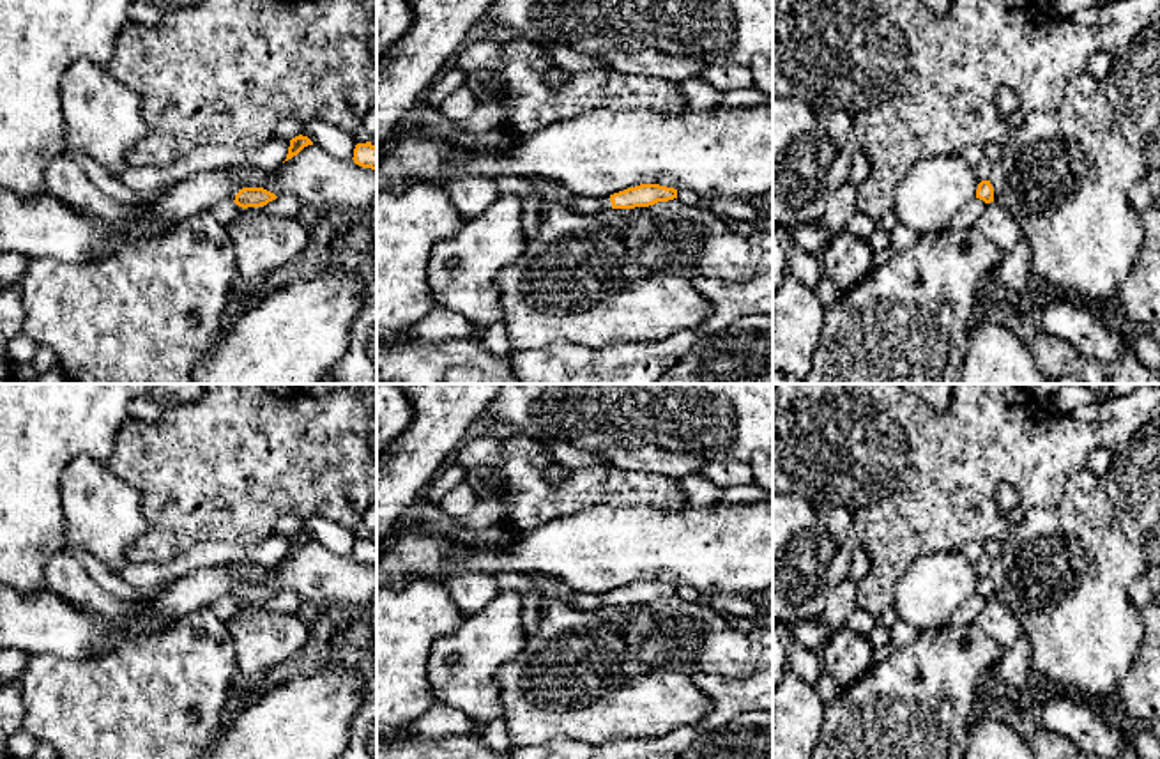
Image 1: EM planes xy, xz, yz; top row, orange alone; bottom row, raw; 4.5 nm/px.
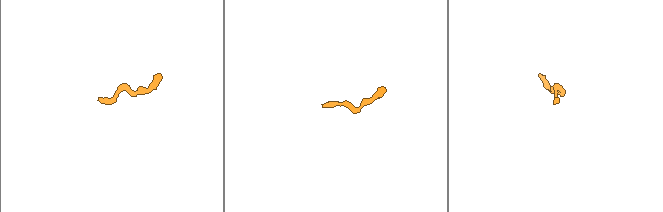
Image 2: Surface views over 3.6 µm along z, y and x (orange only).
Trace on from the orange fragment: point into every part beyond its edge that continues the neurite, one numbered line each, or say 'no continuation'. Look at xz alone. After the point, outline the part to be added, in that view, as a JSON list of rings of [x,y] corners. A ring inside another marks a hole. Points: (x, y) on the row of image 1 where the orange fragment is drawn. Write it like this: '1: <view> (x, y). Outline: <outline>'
1: xz (580, 206). Outline: [[[610,196],[603,198],[576,198],[573,203],[568,205],[569,211],[576,214],[591,214],[591,212],[603,212],[612,209]]]

